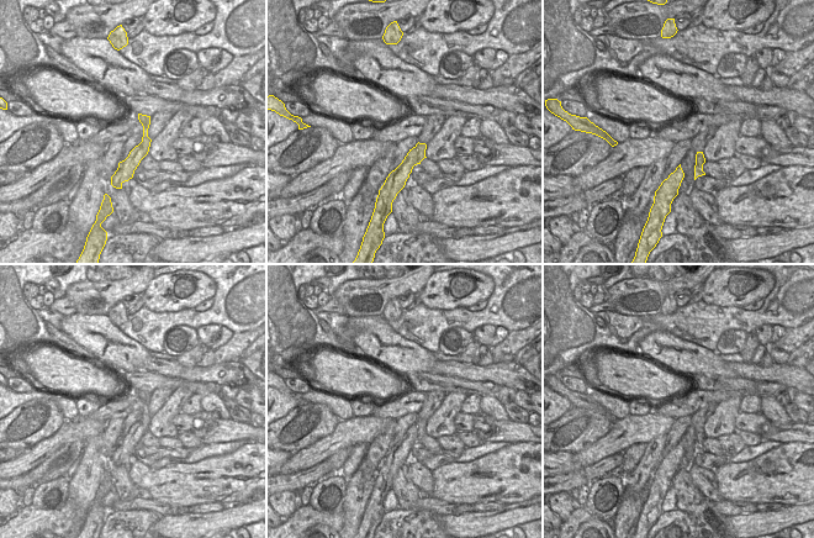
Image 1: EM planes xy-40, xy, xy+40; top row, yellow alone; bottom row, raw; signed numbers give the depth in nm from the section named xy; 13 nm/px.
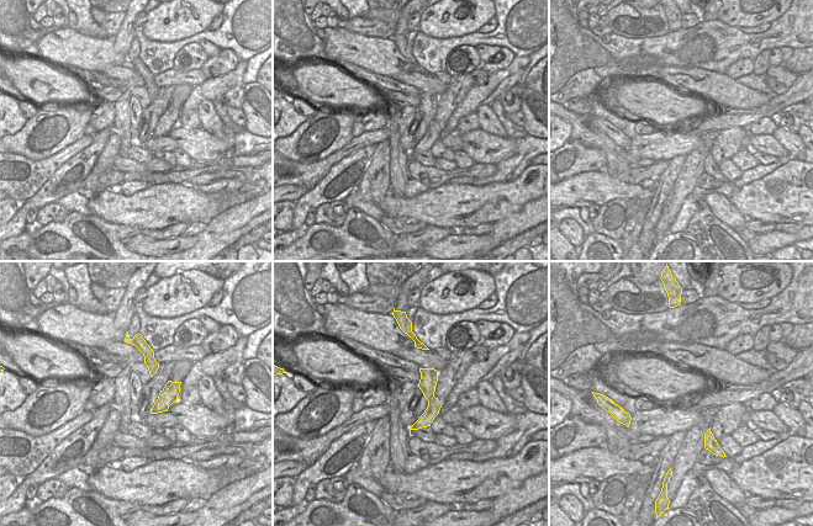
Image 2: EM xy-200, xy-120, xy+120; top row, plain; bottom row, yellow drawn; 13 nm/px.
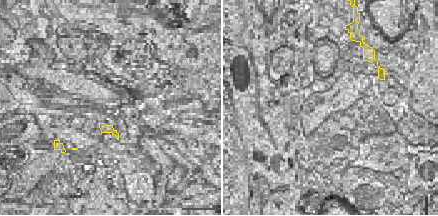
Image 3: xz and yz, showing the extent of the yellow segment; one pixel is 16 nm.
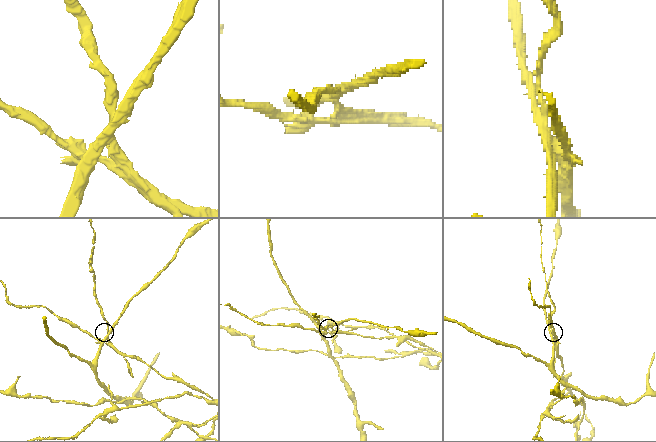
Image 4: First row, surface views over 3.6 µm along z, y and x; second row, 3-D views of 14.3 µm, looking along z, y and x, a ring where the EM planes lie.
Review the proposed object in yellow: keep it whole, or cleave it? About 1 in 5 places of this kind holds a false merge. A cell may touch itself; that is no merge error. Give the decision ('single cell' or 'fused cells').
fused cells

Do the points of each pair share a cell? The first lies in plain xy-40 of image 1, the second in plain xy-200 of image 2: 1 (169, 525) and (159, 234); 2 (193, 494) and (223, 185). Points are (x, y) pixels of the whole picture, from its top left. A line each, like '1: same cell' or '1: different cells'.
1: different cells
2: different cells

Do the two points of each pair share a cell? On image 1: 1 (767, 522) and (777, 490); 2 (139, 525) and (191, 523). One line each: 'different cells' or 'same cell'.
1: different cells
2: different cells

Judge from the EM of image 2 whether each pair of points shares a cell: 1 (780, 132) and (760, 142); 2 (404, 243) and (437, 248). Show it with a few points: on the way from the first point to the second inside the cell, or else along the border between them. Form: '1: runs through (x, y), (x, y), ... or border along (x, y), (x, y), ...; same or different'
1: border along (771, 134), (790, 153); different
2: border along (454, 233), (434, 242), (427, 248); different

